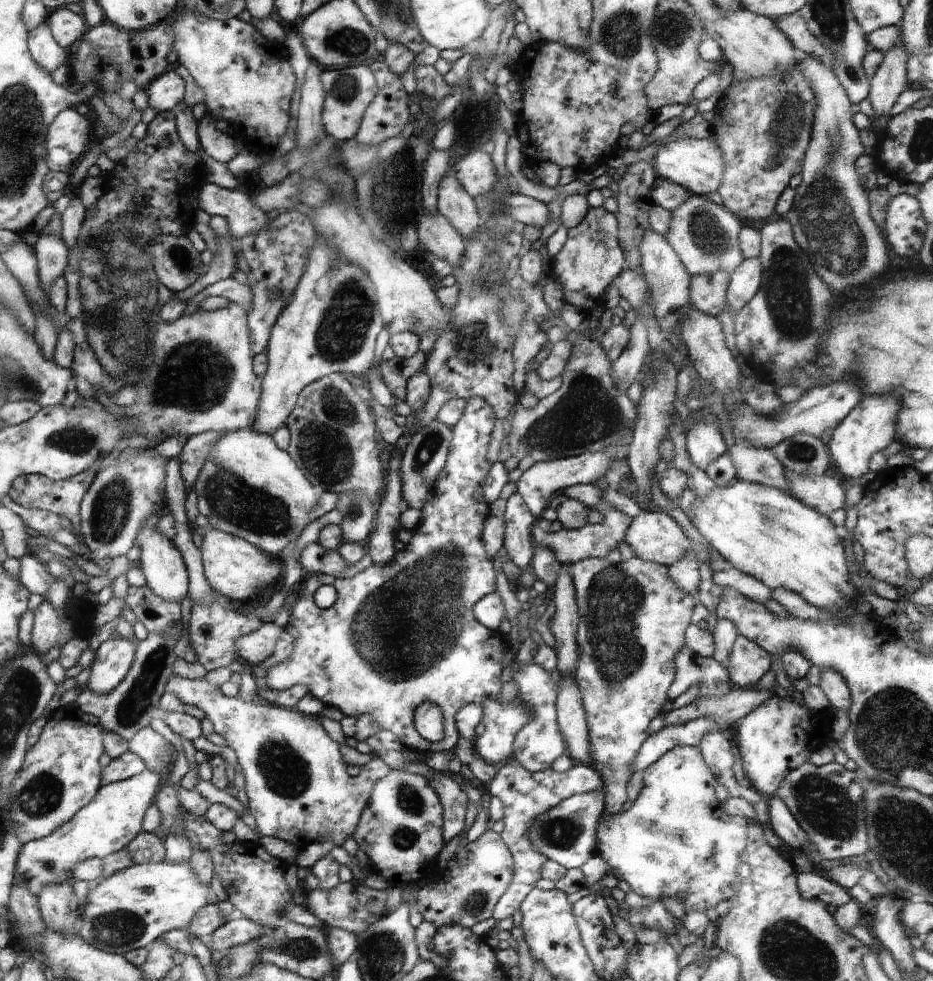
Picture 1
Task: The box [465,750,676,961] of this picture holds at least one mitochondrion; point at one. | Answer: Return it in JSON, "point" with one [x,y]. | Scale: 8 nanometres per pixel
{"point":[565,833]}

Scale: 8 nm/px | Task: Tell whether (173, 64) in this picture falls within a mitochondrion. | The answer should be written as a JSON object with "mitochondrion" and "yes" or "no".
{"mitochondrion":"no"}

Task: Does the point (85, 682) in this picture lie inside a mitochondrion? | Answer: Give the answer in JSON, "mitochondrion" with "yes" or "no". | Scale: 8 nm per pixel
{"mitochondrion":"no"}

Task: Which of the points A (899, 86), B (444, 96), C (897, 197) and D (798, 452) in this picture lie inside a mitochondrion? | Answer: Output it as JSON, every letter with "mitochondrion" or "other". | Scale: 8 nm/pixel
{"A":"other","B":"other","C":"other","D":"mitochondrion"}

